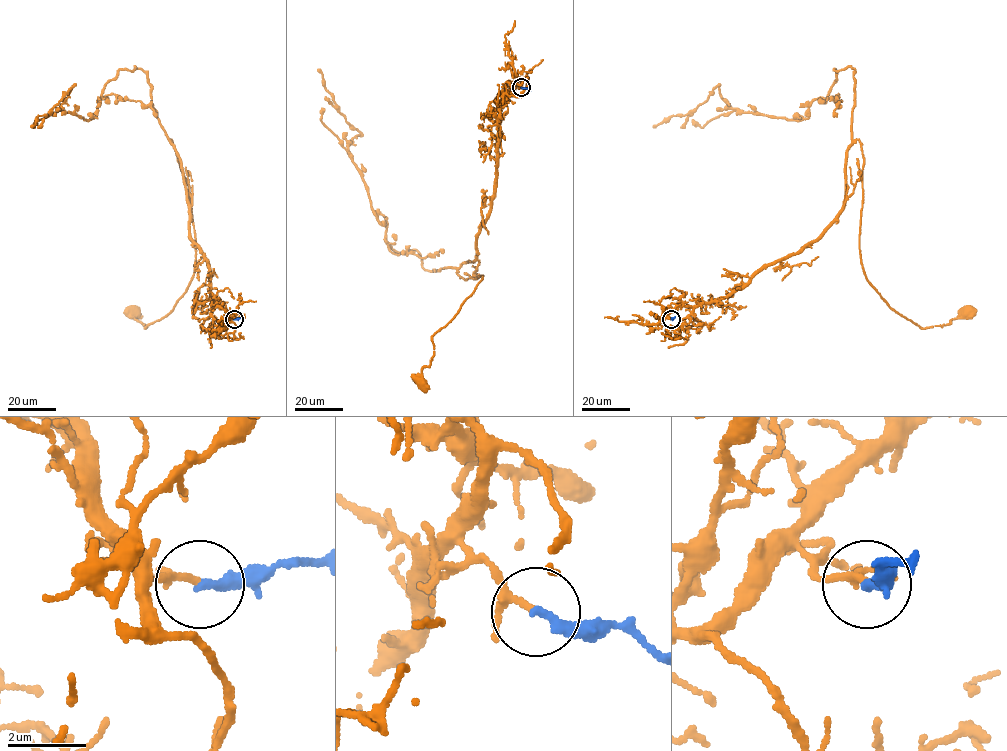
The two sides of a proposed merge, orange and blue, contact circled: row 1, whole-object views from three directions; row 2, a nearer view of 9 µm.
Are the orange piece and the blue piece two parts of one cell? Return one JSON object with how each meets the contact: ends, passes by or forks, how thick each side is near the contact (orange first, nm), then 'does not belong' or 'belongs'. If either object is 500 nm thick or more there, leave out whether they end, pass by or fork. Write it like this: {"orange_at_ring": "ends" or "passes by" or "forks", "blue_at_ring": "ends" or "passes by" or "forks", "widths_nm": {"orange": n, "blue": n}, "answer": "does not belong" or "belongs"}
{"orange_at_ring": "passes by", "blue_at_ring": "ends", "widths_nm": {"orange": 140, "blue": 280}, "answer": "belongs"}

